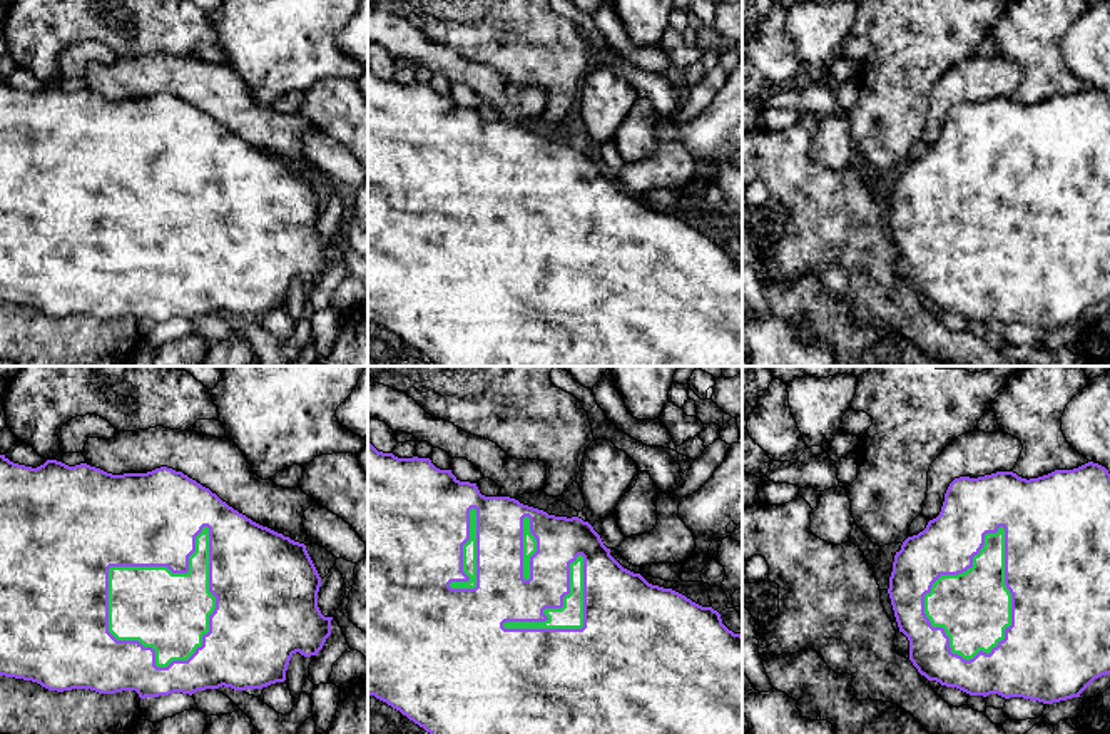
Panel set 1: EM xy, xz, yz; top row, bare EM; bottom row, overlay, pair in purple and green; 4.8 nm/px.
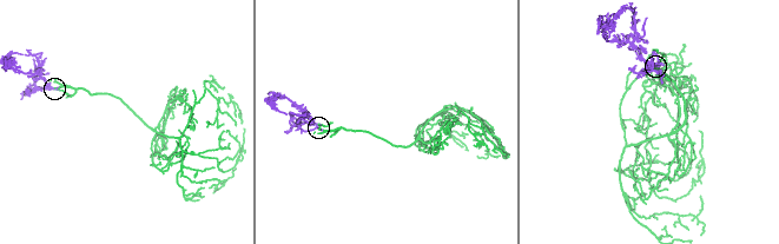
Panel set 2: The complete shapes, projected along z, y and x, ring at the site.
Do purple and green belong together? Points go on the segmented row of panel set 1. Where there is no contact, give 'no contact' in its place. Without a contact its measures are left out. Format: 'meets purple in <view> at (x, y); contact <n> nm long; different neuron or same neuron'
meets purple in xy at (216, 607); contact 700 nm long; same neuron

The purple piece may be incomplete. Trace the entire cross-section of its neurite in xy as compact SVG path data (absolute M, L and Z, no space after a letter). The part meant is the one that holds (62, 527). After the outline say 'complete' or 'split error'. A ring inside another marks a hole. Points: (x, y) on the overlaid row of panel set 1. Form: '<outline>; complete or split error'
M0 455L0 675L32 680L48 691L72 691L90 689L99 694L115 694L122 691L135 691L140 699L169 696L182 692L192 696L197 691L231 687L234 691L262 689L276 682L286 680L286 670L291 657L299 652L304 657L318 655L326 639L331 635L333 617L324 617L318 607L318 592L321 587L321 577L306 550L304 543L294 542L283 533L278 533L267 527L262 527L246 515L239 513L226 502L222 502L209 488L202 487L196 480L189 478L182 471L176 471L167 466L155 468L147 473L124 473L112 475L100 468L80 463L69 466L57 460L47 460L43 465L32 468L10 461L5 455Z; split error

